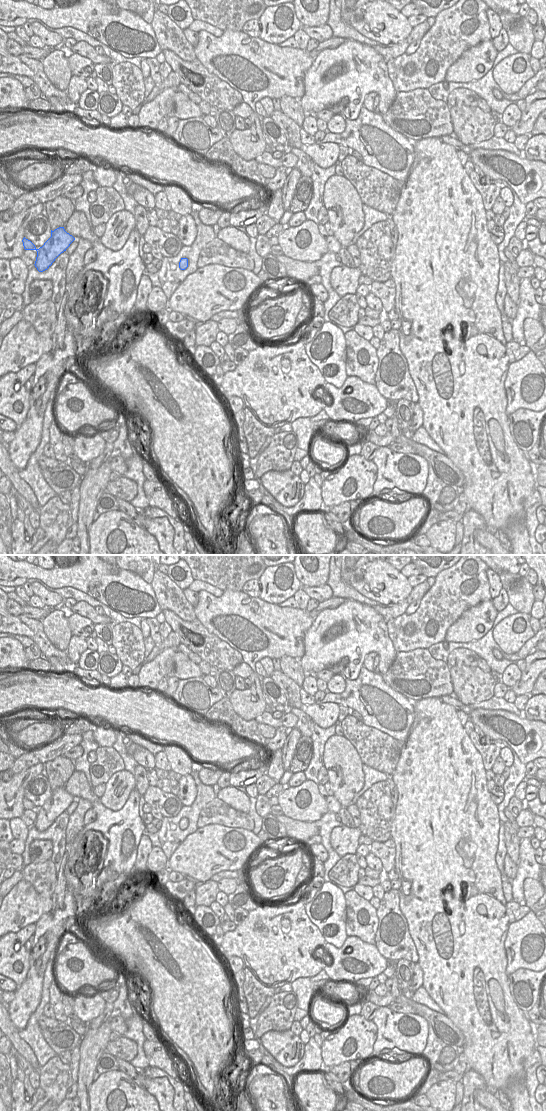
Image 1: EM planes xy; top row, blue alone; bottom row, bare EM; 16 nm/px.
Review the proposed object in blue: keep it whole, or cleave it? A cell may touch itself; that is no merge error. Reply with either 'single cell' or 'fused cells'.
single cell

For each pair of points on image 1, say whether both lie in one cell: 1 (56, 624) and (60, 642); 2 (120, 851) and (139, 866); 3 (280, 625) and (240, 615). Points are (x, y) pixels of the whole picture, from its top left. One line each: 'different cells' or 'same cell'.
1: same cell
2: different cells
3: same cell

